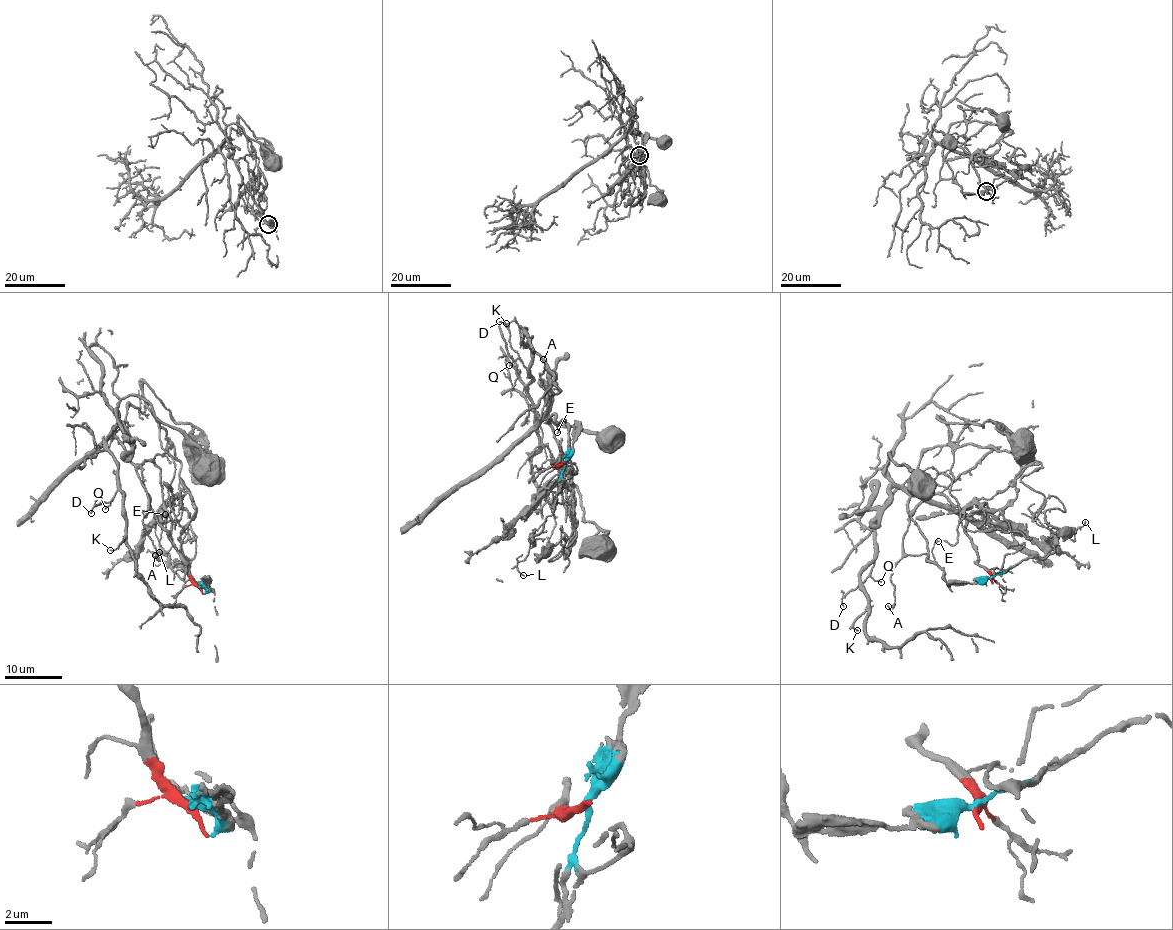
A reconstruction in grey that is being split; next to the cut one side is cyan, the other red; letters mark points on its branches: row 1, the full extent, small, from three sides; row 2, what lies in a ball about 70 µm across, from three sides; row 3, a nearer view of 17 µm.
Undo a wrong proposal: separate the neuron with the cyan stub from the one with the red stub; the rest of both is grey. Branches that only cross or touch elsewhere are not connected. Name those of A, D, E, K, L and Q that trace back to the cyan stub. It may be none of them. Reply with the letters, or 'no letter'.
L

